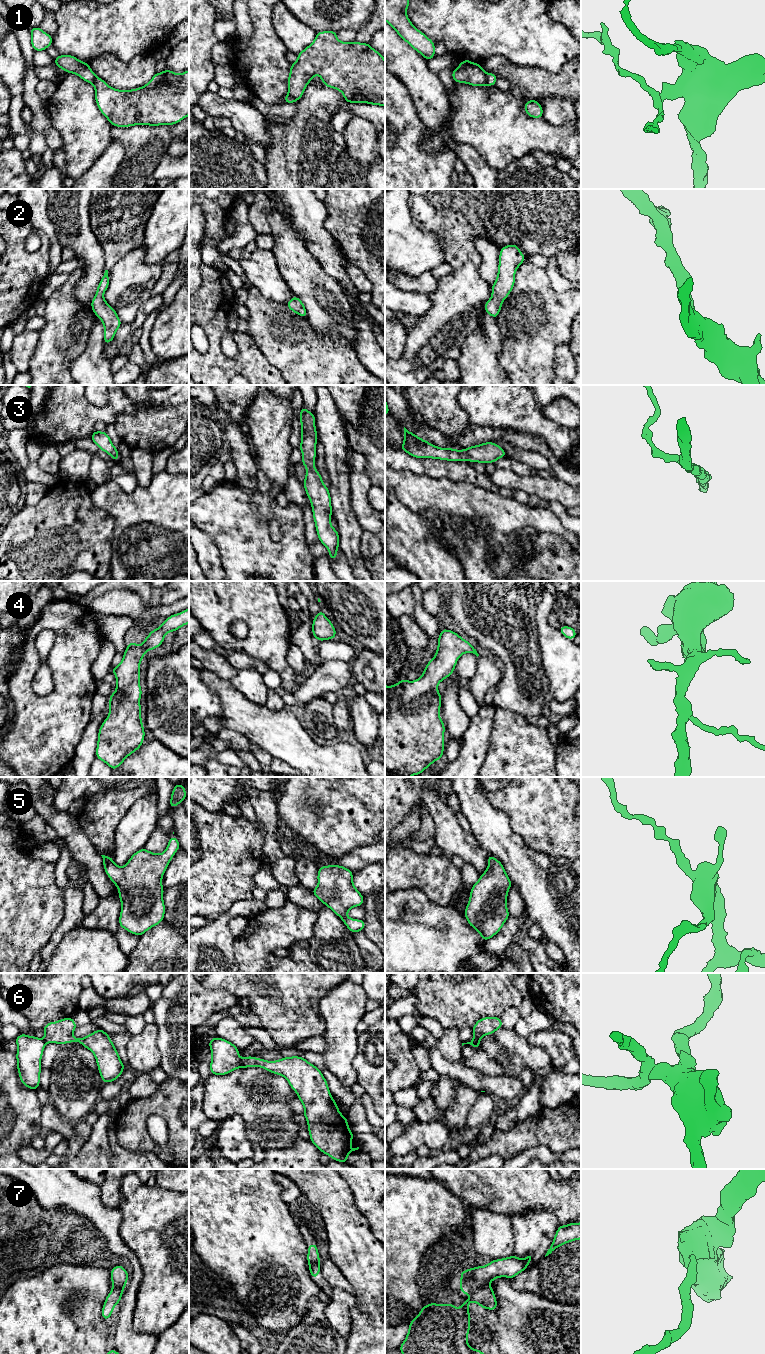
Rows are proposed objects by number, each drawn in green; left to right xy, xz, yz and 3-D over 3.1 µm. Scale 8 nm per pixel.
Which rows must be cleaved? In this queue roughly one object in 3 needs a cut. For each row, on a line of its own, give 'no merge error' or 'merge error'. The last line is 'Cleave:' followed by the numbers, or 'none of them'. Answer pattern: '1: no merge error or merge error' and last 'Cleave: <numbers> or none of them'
1: merge error
2: no merge error
3: no merge error
4: no merge error
5: no merge error
6: merge error
7: merge error
Cleave: 1, 6, 7

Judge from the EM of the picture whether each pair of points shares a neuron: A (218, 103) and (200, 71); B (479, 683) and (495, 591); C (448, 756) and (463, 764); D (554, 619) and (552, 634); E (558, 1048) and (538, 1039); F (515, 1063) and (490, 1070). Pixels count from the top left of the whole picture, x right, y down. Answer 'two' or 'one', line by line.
A: two
B: two
C: two
D: two
E: one
F: two

